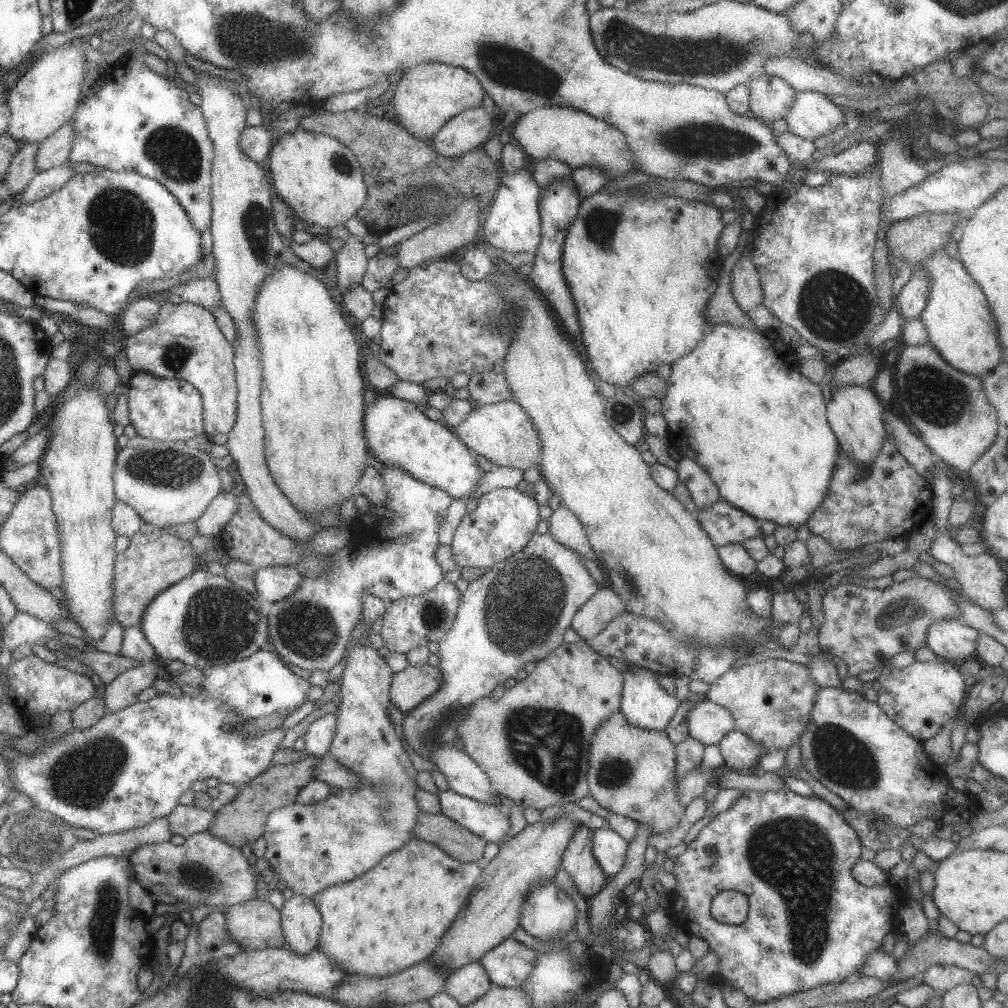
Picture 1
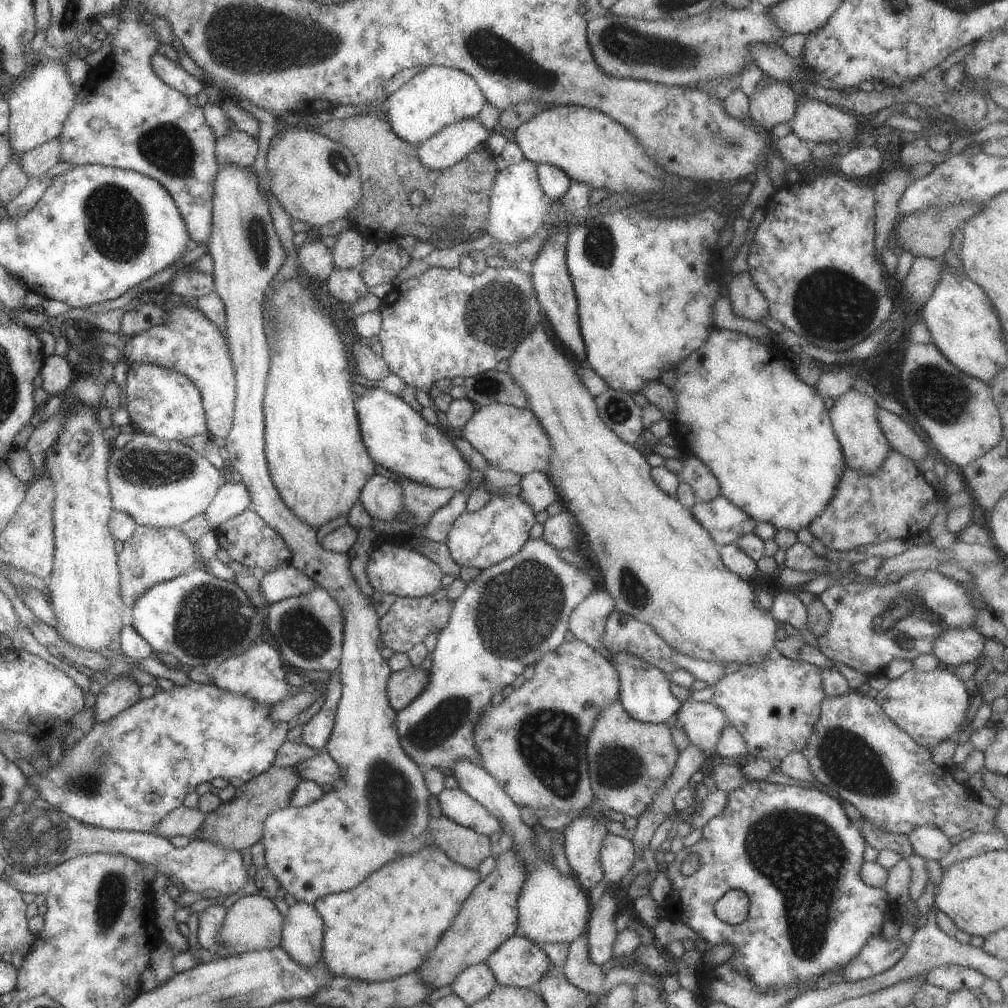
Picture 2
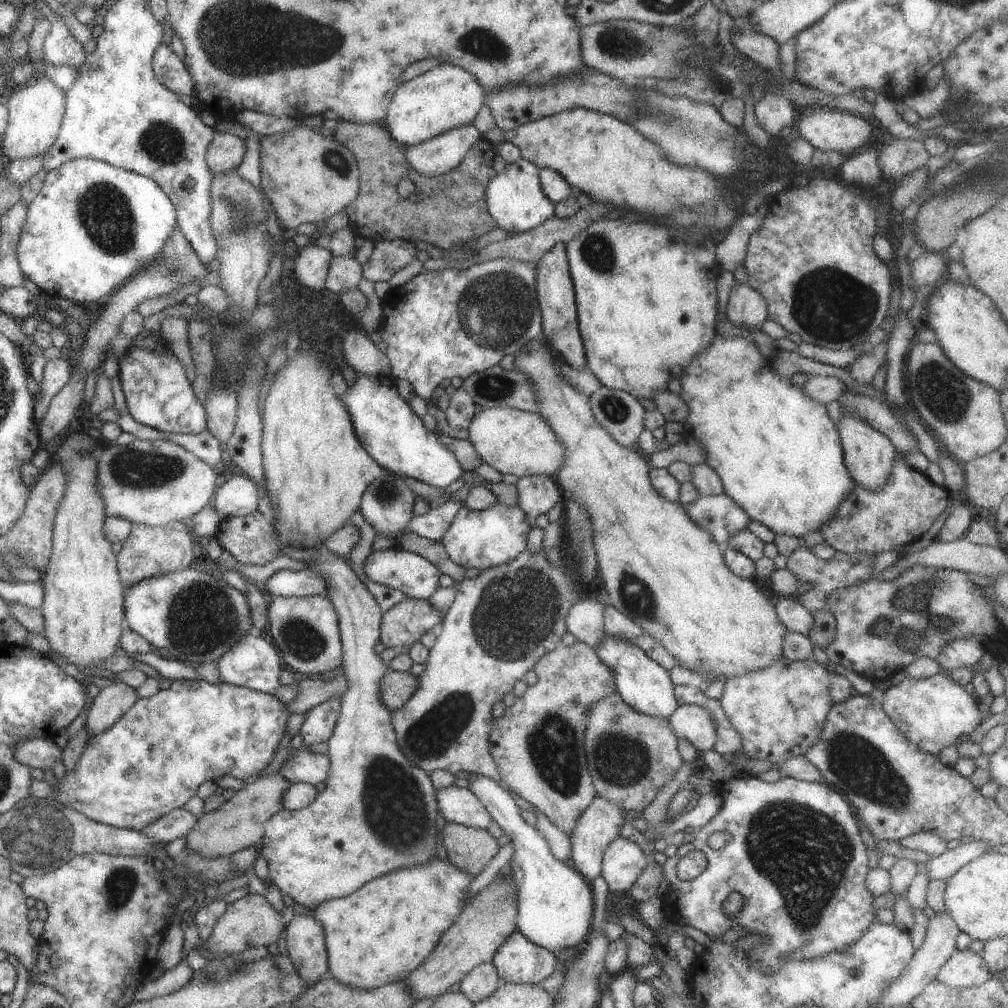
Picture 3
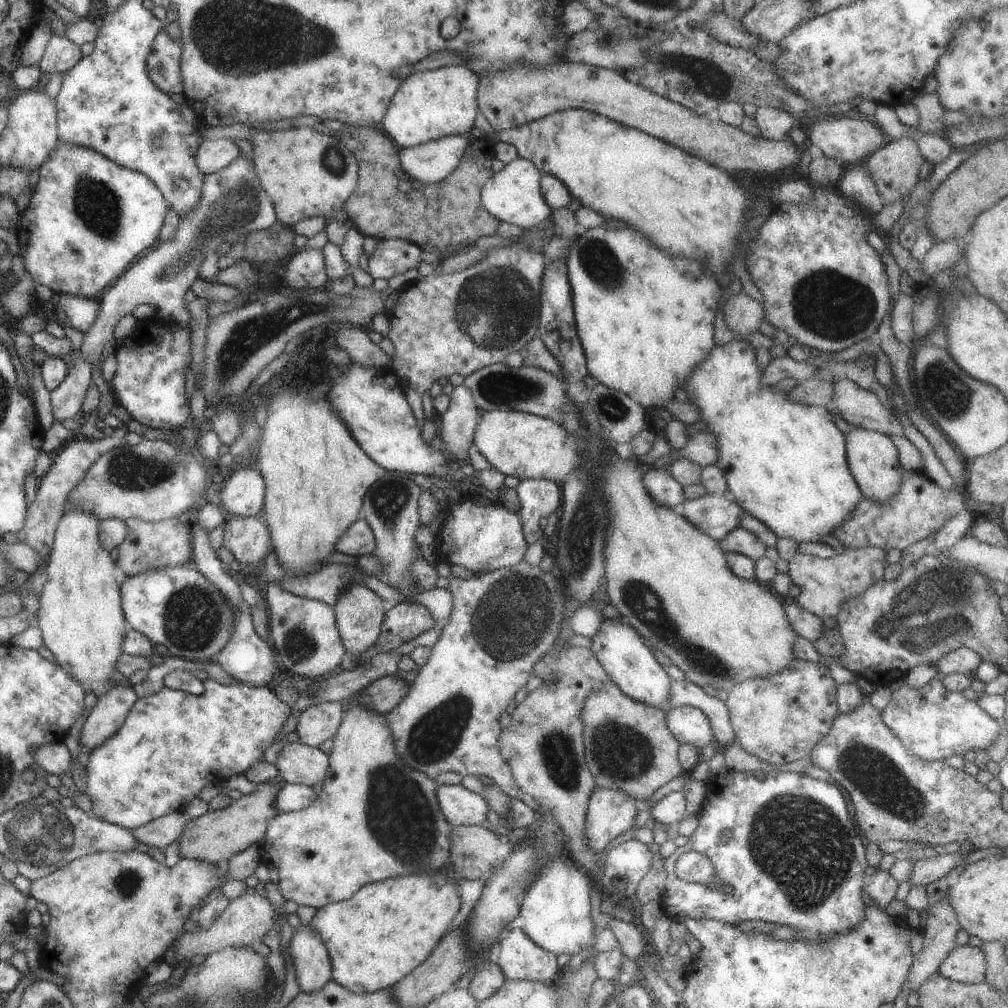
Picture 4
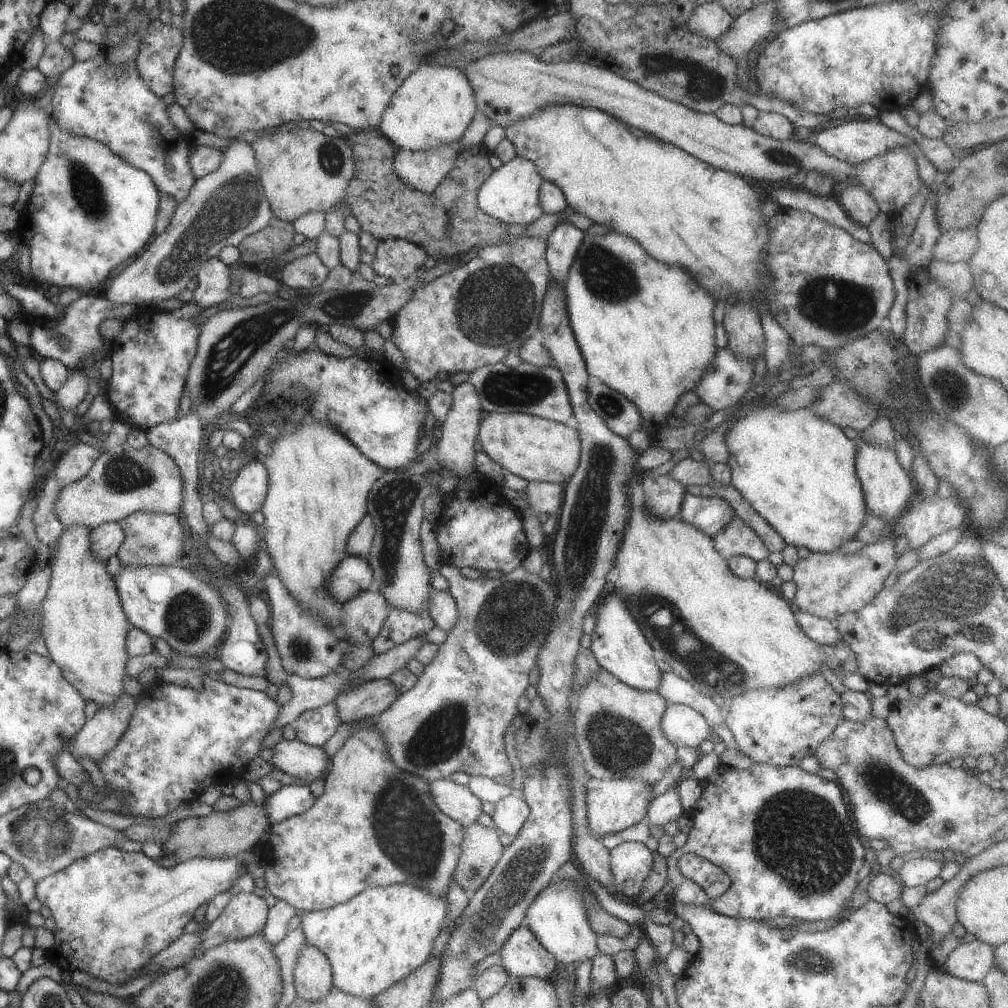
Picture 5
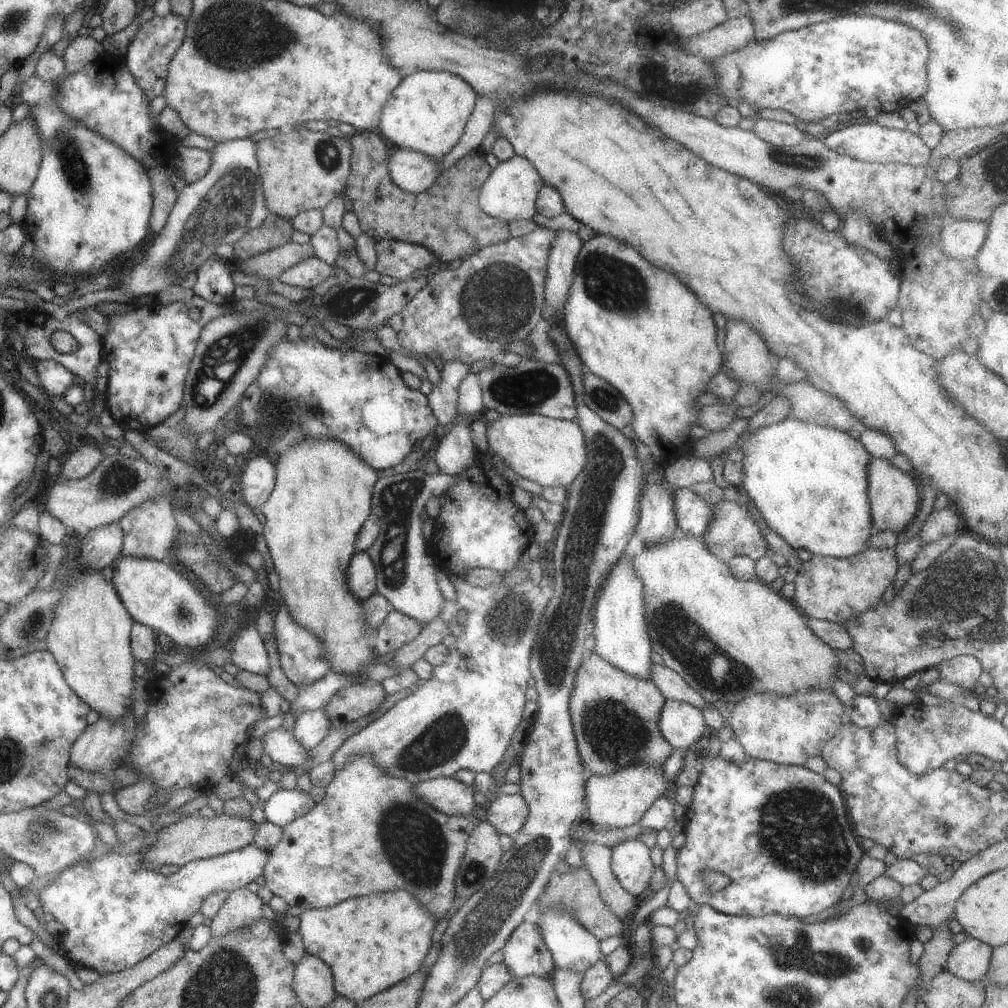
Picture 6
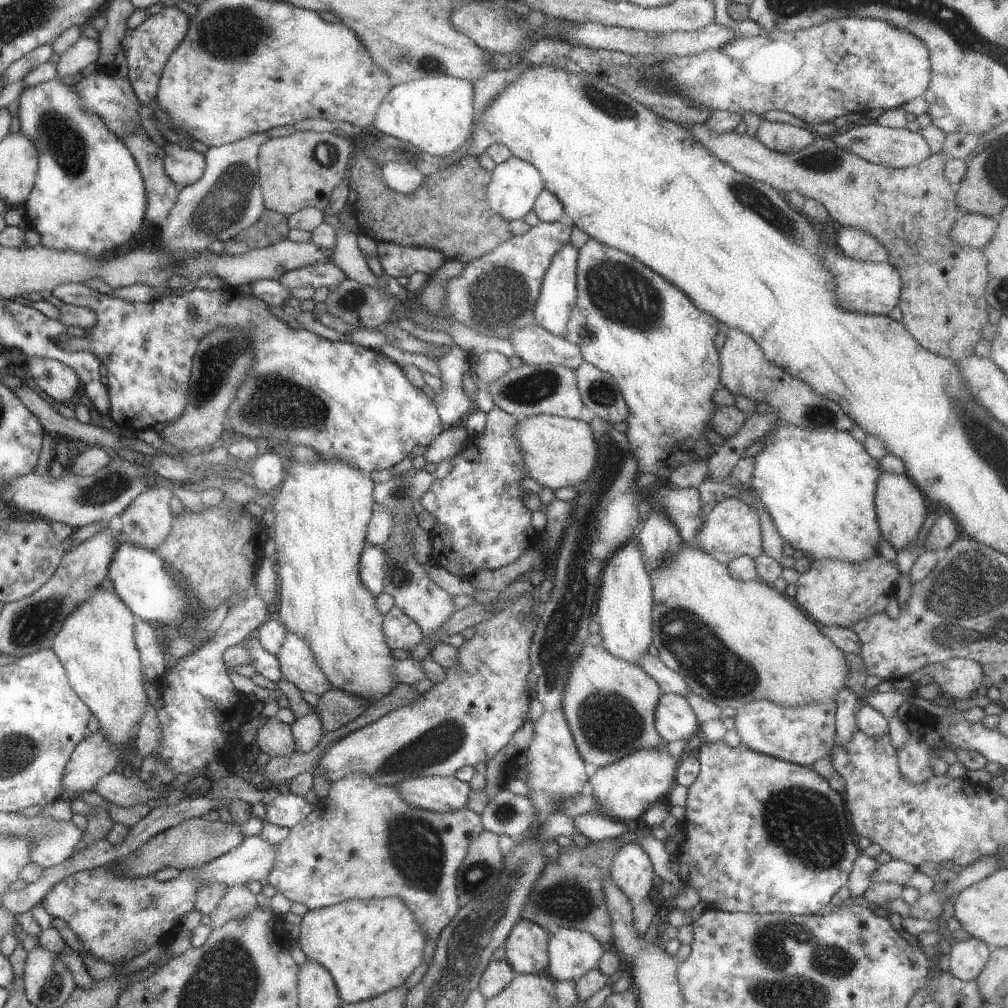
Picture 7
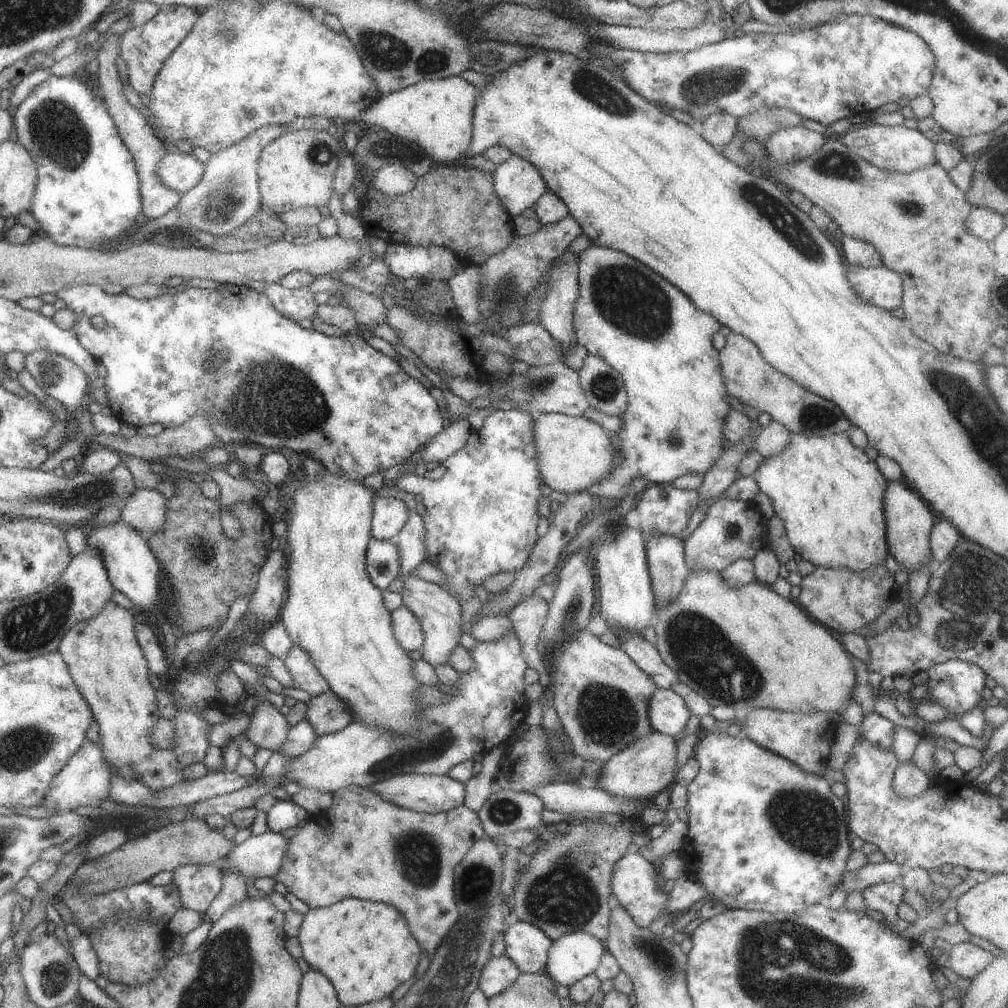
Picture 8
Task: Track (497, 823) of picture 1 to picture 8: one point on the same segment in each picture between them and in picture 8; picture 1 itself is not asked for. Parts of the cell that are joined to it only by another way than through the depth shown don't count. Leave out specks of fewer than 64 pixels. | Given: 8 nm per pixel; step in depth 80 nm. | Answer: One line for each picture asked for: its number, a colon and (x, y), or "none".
2: (455, 805)
3: (458, 805)
4: (458, 806)
5: (456, 802)
6: (446, 795)
7: (439, 794)
8: (426, 794)

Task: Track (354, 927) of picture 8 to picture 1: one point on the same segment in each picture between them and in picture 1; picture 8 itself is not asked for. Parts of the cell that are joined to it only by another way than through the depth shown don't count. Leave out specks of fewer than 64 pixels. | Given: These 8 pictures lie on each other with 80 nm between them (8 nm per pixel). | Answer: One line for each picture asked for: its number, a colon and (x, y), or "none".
1: (393, 916)
2: (382, 928)
3: (378, 934)
4: (386, 929)
5: (383, 933)
6: (369, 943)
7: (369, 946)

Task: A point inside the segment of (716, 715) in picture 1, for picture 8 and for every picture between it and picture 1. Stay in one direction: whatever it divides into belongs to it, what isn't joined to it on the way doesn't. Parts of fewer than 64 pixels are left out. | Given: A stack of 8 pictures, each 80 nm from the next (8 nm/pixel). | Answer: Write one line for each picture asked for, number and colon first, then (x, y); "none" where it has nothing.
2: (701, 722)
3: (693, 723)
4: (688, 725)
5: (681, 725)
6: (679, 724)
7: (672, 718)
8: (667, 713)

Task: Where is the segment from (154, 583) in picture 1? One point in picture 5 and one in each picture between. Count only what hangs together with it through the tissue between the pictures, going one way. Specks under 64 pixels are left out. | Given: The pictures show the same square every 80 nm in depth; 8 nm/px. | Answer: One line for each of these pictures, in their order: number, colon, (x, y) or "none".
2: (149, 555)
3: (146, 551)
4: (147, 545)
5: (150, 539)

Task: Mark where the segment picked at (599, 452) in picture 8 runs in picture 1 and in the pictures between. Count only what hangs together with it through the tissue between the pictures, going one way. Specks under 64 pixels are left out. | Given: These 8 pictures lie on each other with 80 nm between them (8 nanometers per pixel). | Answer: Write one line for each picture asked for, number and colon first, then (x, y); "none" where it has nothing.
1: (502, 432)
2: (510, 439)
3: (511, 441)
4: (518, 444)
5: (535, 449)
6: (550, 452)
7: (556, 452)

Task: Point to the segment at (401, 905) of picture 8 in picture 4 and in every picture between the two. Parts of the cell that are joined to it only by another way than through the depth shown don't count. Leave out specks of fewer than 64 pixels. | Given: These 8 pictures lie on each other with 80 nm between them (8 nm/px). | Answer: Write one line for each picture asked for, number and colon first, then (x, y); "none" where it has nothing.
4: (374, 818)
5: (373, 824)
6: (370, 833)
7: (361, 841)

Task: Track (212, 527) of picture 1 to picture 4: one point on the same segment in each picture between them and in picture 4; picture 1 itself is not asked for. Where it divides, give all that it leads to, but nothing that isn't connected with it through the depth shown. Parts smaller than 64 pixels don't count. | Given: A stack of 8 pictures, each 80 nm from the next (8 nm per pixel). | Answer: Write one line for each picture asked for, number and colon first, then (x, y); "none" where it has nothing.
2: (230, 499)
3: (238, 496)
4: (242, 494)

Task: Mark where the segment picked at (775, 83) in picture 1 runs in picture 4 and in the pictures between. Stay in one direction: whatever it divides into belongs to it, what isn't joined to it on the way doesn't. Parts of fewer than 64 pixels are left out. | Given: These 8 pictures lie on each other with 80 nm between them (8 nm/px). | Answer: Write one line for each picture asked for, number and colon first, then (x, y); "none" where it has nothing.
2: (773, 105)
3: (773, 111)
4: (774, 124)

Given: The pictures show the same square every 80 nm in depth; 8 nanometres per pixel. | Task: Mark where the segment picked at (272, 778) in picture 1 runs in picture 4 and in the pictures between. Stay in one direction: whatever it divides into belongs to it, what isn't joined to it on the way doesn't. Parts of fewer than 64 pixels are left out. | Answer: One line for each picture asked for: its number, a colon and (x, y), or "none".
2: (236, 824)
3: (237, 824)
4: (217, 835)

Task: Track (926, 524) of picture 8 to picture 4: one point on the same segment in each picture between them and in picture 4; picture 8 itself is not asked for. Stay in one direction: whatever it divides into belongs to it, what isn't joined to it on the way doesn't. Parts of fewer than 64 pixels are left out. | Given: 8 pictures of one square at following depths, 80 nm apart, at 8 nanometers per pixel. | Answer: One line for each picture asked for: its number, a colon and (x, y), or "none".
4: (871, 458)
5: (887, 489)
6: (894, 496)
7: (900, 510)

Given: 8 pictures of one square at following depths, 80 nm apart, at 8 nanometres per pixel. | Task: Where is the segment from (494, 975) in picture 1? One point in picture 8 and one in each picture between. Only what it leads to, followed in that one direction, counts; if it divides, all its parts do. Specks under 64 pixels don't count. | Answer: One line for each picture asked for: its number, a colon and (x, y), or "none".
2: (518, 962)
3: (517, 960)
4: (518, 958)
5: (520, 955)
6: (524, 953)
7: (525, 946)
8: (527, 946)

